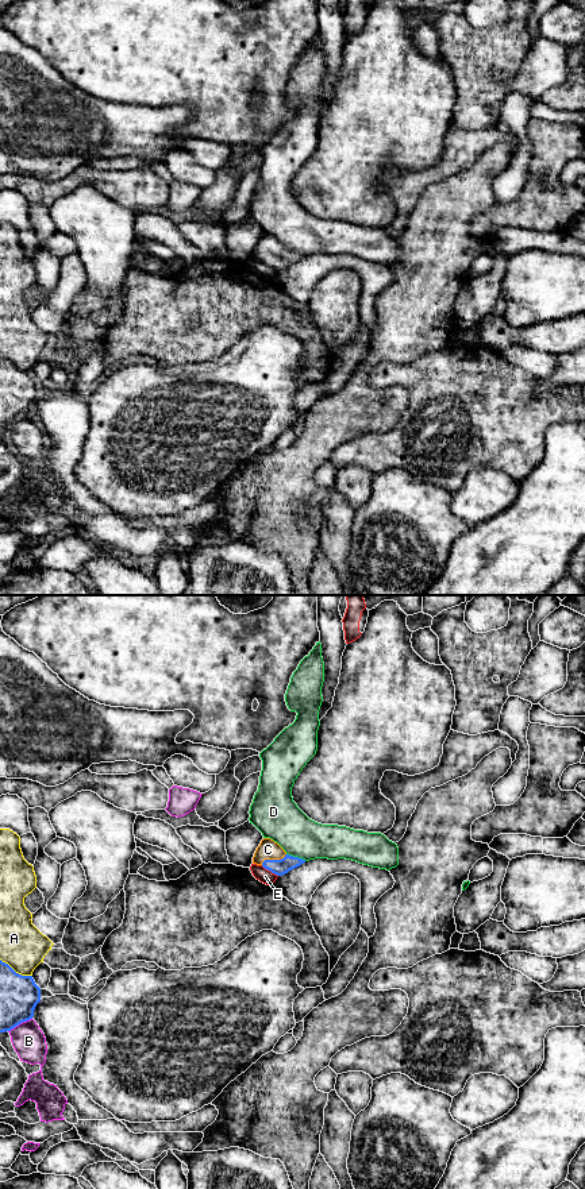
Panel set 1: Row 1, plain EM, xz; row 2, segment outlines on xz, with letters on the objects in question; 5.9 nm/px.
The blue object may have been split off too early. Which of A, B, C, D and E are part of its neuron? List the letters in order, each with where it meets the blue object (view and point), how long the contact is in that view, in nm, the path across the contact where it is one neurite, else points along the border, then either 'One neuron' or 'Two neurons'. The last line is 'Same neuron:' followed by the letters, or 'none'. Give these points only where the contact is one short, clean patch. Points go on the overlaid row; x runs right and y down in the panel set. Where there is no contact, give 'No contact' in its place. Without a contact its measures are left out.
A: Touches blue at xz (15, 972). Shared border 220 nm. Two neurons
B: Touches blue at xz (19, 1023). Shared border 170 nm. Two neurons
C: Touches blue at xz (273, 860). Shared border 170 nm. Path across: xz (278, 867), (273, 860), (268, 849). One neuron
D: Touches blue at xz (296, 857). Shared border 130 nm. Boundary: xz (287, 853), (306, 860). Two neurons
E: Touches blue at xz (269, 869). Shared border 120 nm. Two neurons
Same neuron: C

